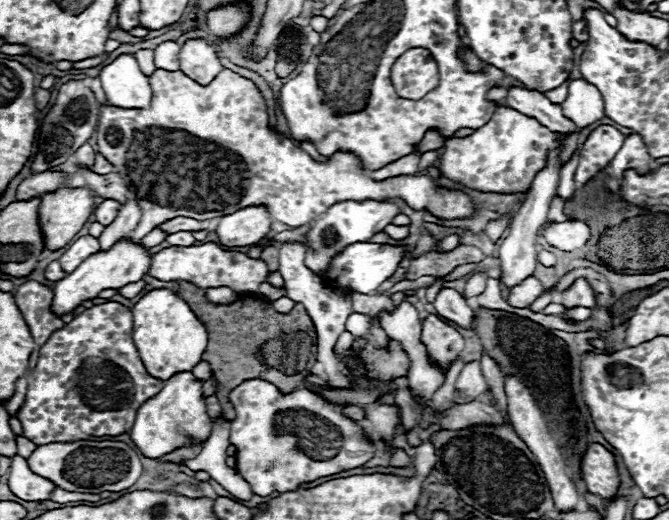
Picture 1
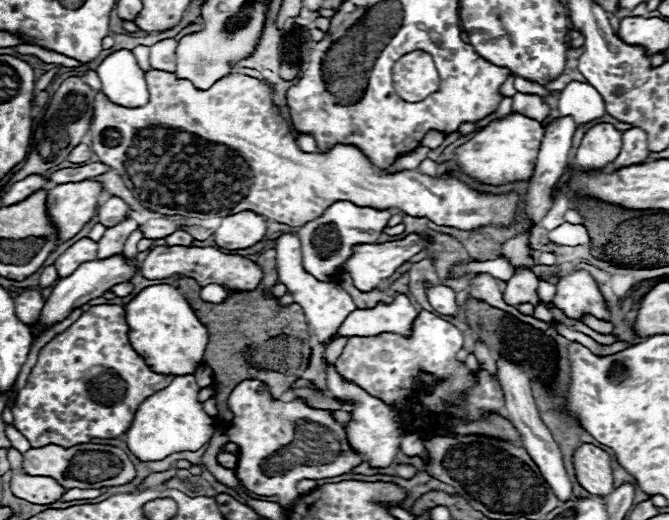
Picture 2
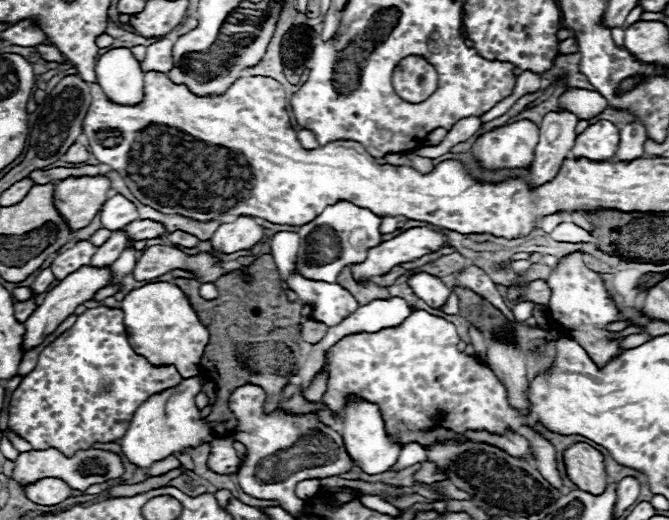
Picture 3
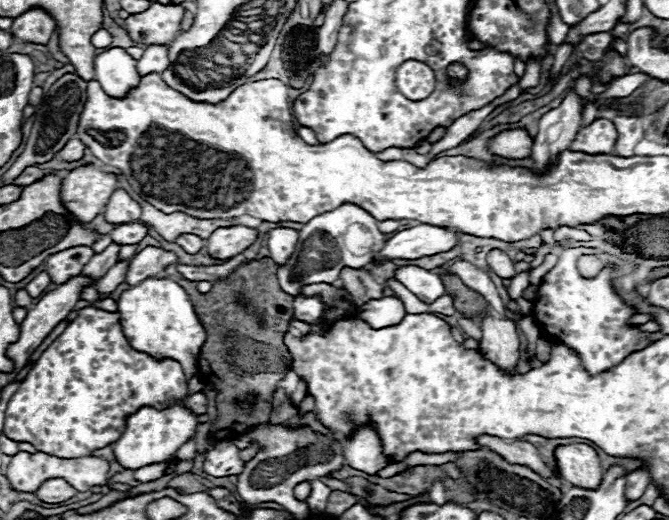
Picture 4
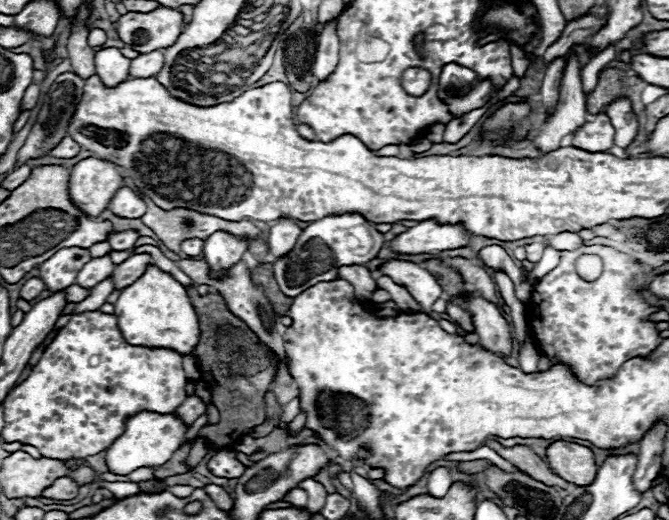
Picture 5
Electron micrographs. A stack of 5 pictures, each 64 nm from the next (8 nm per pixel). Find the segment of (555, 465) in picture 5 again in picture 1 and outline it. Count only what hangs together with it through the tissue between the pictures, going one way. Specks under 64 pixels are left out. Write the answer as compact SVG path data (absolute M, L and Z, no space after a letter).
M590 444L582 458L582 478L588 492L598 494L610 502L620 488L620 474L614 454L602 444Z

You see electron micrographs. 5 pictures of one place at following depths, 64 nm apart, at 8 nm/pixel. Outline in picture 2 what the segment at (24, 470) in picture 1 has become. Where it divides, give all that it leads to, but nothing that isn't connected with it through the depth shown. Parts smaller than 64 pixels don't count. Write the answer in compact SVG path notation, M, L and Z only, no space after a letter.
M14 448L8 450L8 460L10 460L10 472L12 472L12 480L10 480L10 490L14 496L24 498L28 502L34 504L52 504L58 502L64 488L50 477L30 476L24 472L22 468L22 454Z

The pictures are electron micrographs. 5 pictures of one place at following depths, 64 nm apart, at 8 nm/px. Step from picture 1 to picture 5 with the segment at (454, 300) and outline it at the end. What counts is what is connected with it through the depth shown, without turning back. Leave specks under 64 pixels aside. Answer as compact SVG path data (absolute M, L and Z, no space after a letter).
M386 260L386 264L382 266L382 274L390 276L396 284L404 286L420 302L421 312L434 318L444 330L451 334L458 333L454 323L441 319L438 313L431 310L434 300L442 296L442 286L428 270L414 262Z

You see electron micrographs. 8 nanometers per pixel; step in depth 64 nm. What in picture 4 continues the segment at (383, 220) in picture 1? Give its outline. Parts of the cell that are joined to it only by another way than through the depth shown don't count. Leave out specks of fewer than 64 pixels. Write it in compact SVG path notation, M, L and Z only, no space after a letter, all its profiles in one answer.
M342 204L330 212L324 212L302 226L298 248L286 266L278 266L278 282L284 292L290 296L300 294L302 284L326 282L334 284L344 266L362 268L370 264L374 252L382 248L384 234L378 230L378 220L372 218L366 210L354 204Z

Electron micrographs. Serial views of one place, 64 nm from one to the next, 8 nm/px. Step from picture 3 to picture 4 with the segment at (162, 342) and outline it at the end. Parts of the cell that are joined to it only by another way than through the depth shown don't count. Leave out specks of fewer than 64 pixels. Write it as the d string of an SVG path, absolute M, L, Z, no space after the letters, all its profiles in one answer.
M148 278L122 292L118 300L118 312L124 336L128 338L132 348L136 348L138 352L146 352L158 360L172 358L180 362L186 378L192 378L198 372L196 362L200 356L200 348L206 342L206 330L202 328L194 306L182 286L168 278Z

